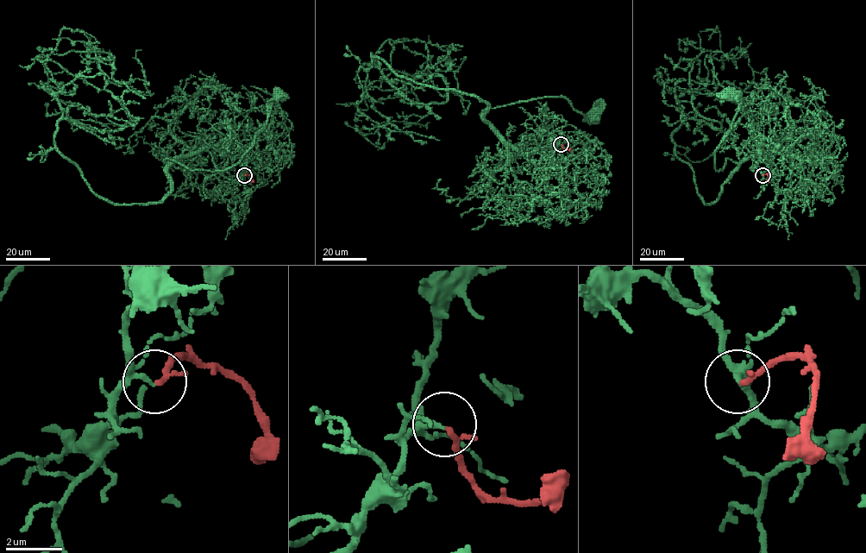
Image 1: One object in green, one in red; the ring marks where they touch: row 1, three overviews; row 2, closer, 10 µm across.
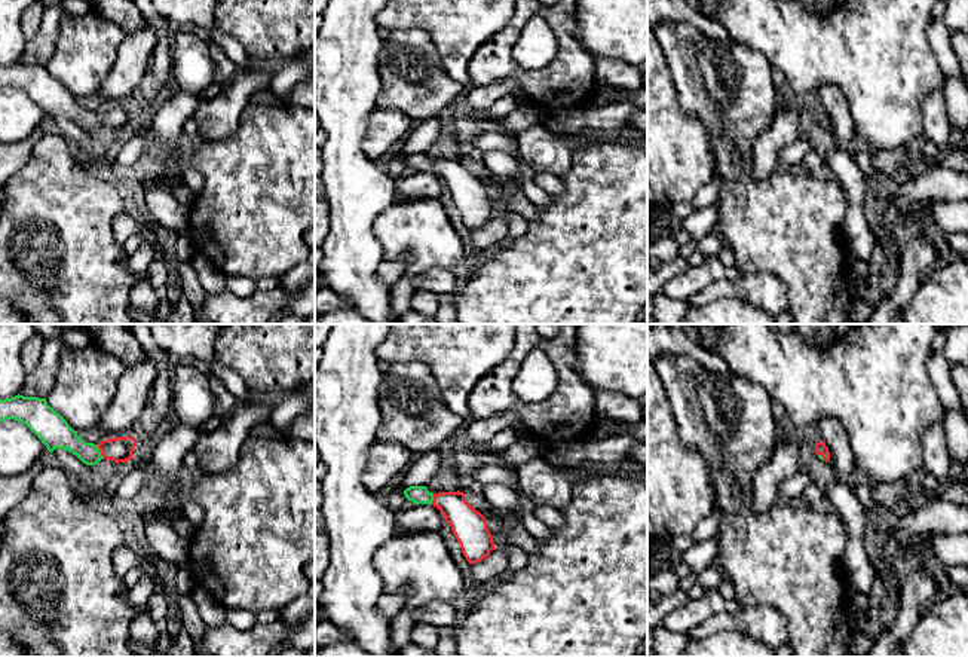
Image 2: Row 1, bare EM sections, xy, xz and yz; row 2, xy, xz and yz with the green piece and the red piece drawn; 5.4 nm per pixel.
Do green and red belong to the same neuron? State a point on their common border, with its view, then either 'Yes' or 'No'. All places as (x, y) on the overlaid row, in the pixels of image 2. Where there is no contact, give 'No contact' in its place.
Touches green at xy (100, 452). Yes

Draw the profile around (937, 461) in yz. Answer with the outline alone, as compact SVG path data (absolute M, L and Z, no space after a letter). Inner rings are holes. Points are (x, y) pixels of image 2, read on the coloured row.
M934 424L925 430L922 437L923 467L922 471L932 474L943 486L950 479L952 458L949 455L947 437L943 424Z

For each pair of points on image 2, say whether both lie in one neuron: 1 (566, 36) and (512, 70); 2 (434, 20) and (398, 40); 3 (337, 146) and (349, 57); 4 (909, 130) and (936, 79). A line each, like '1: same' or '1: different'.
1: same
2: different
3: same
4: same

